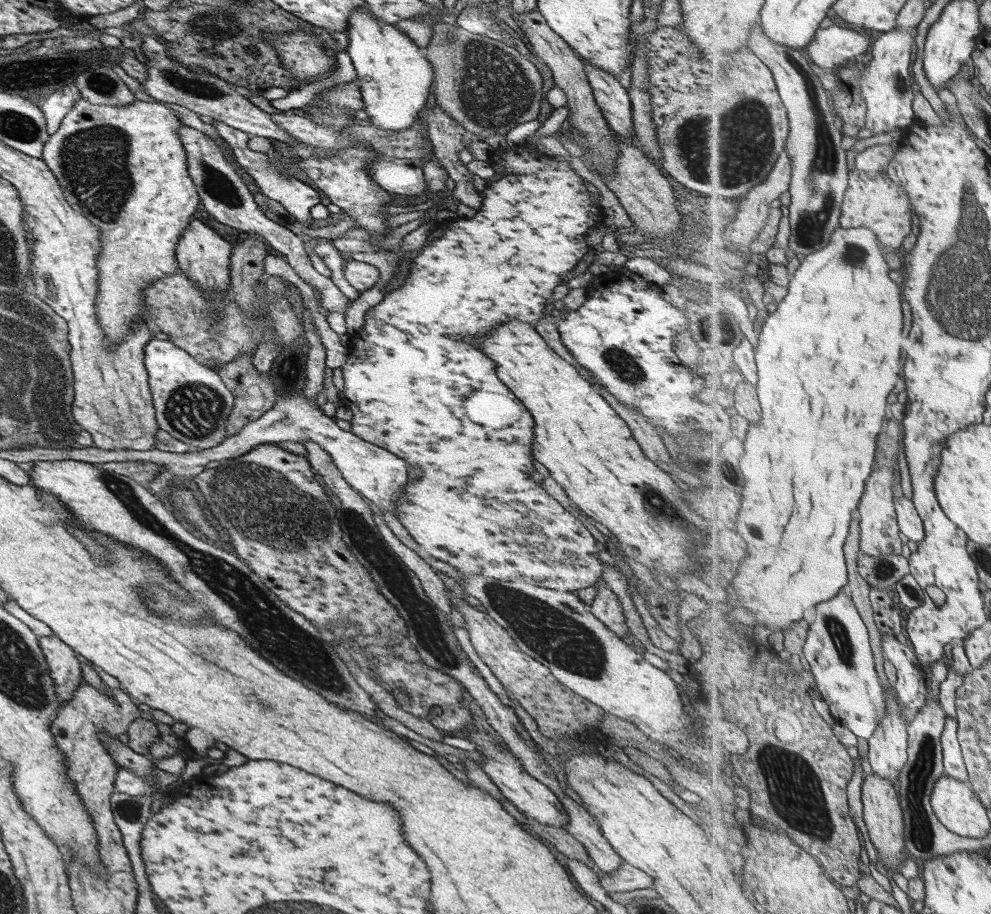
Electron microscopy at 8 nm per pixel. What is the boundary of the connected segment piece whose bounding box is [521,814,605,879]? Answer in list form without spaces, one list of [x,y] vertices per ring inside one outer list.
[[[521,814],[523,818],[525,818],[525,822],[529,825],[530,829],[538,834],[539,836],[549,840],[556,846],[557,850],[565,856],[565,858],[570,858],[571,860],[578,860],[582,862],[582,864],[586,864],[593,872],[596,872],[598,879],[603,877],[605,874],[601,869],[599,869],[596,864],[589,858],[589,855],[585,852],[585,849],[575,840],[565,829],[560,828],[559,826],[547,826],[546,824],[539,824],[535,822],[533,819],[529,819],[525,817],[525,815]]]

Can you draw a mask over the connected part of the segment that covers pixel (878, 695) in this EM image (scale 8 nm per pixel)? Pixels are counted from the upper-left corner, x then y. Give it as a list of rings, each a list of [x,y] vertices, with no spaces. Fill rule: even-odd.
[[[839,593],[835,598],[820,602],[816,606],[816,619],[810,625],[803,655],[809,662],[810,668],[813,669],[822,694],[821,698],[829,706],[835,721],[849,727],[857,737],[866,739],[868,742],[882,723],[882,718],[888,714],[888,704],[886,703],[888,698],[885,687],[881,685],[881,678],[875,670],[875,656],[873,656],[871,642],[869,642],[869,630],[867,630],[863,618],[849,594]]]

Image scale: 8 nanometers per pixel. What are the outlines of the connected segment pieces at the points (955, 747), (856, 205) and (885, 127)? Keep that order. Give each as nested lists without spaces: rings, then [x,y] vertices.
[[[948,716],[946,718],[945,730],[941,736],[943,746],[945,774],[949,777],[969,782],[969,772],[960,741],[958,740],[958,721]]]
[[[857,168],[850,171],[849,188],[842,206],[841,228],[867,227],[877,233],[882,246],[901,251],[905,238],[913,232],[913,218],[916,208],[910,194],[902,184],[880,172],[868,173]]]
[[[896,27],[882,35],[874,41],[872,47],[873,58],[869,66],[864,68],[860,78],[860,94],[867,101],[868,111],[866,116],[866,129],[872,134],[893,132],[895,128],[901,129],[910,126],[917,120],[913,112],[913,96],[915,96],[912,83],[912,63],[915,58],[915,29],[904,29]]]

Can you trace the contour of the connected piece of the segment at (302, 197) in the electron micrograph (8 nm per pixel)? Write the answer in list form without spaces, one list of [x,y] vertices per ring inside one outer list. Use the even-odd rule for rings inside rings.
[[[212,119],[210,124],[215,128],[217,134],[227,142],[232,150],[234,159],[247,171],[247,174],[254,180],[257,188],[259,188],[265,196],[281,204],[291,216],[296,218],[296,222],[303,222],[305,220],[310,220],[311,222],[313,220],[313,218],[309,216],[309,208],[321,200],[319,193],[317,193],[315,189],[289,176],[287,173],[280,174],[280,172],[276,172],[276,170],[268,164],[263,153],[247,149],[247,139],[250,137],[248,133],[227,126],[220,120]]]

